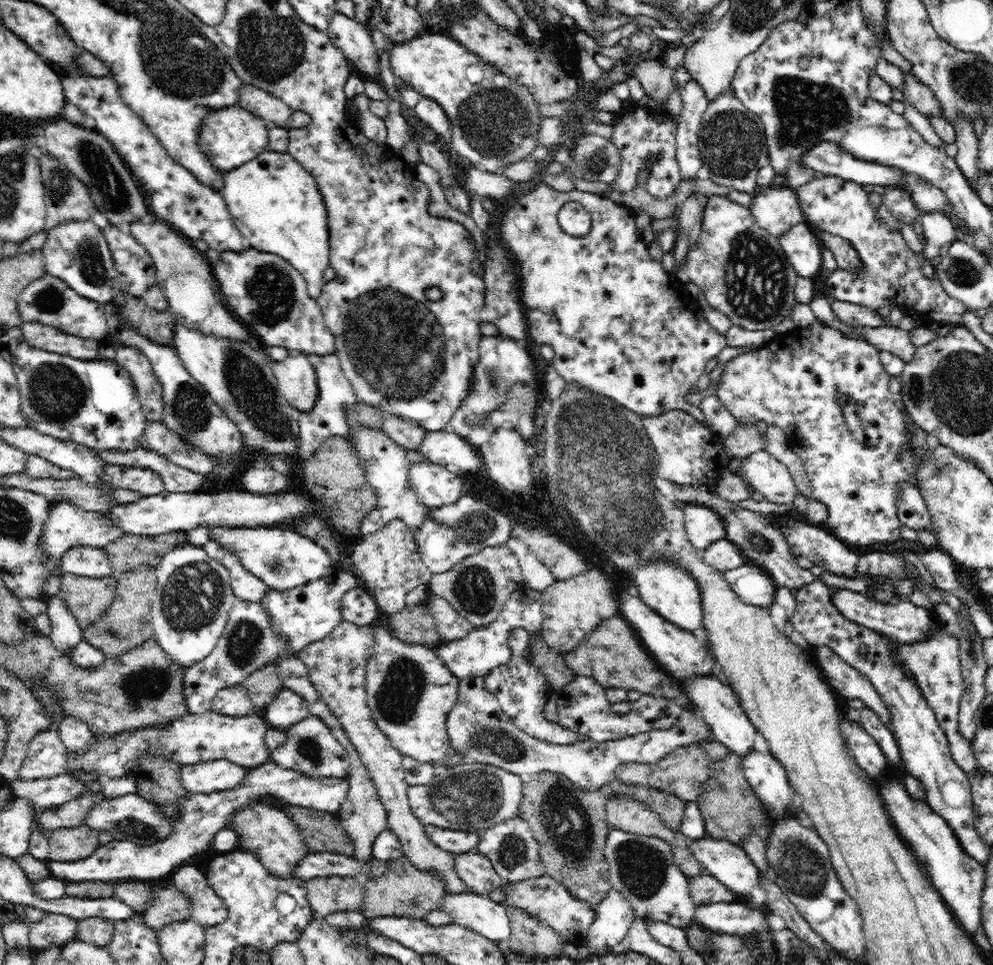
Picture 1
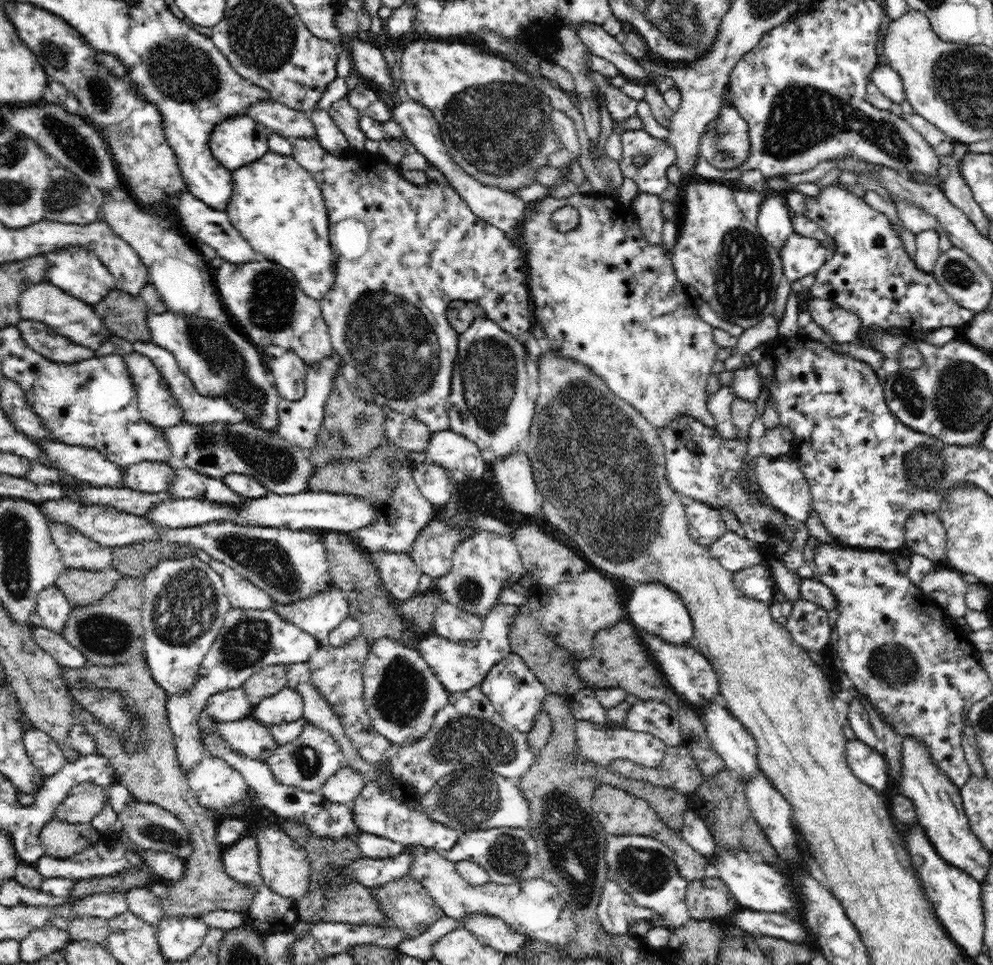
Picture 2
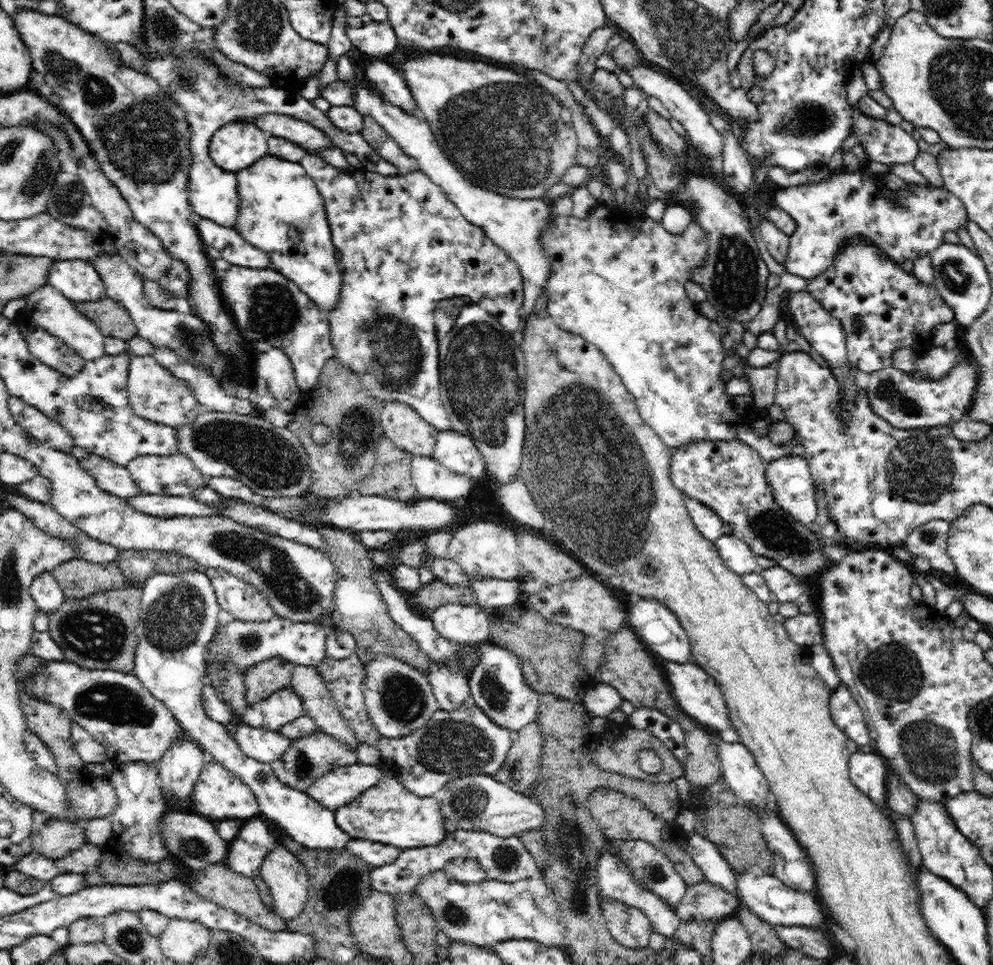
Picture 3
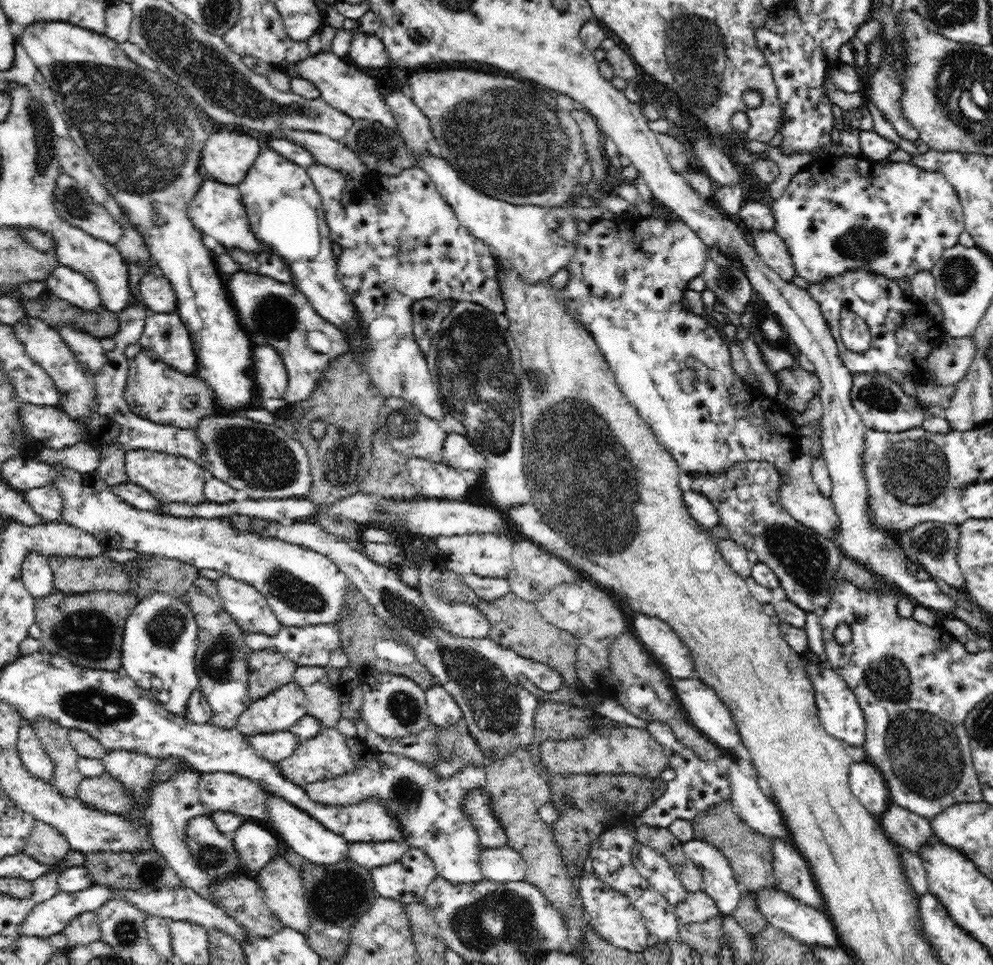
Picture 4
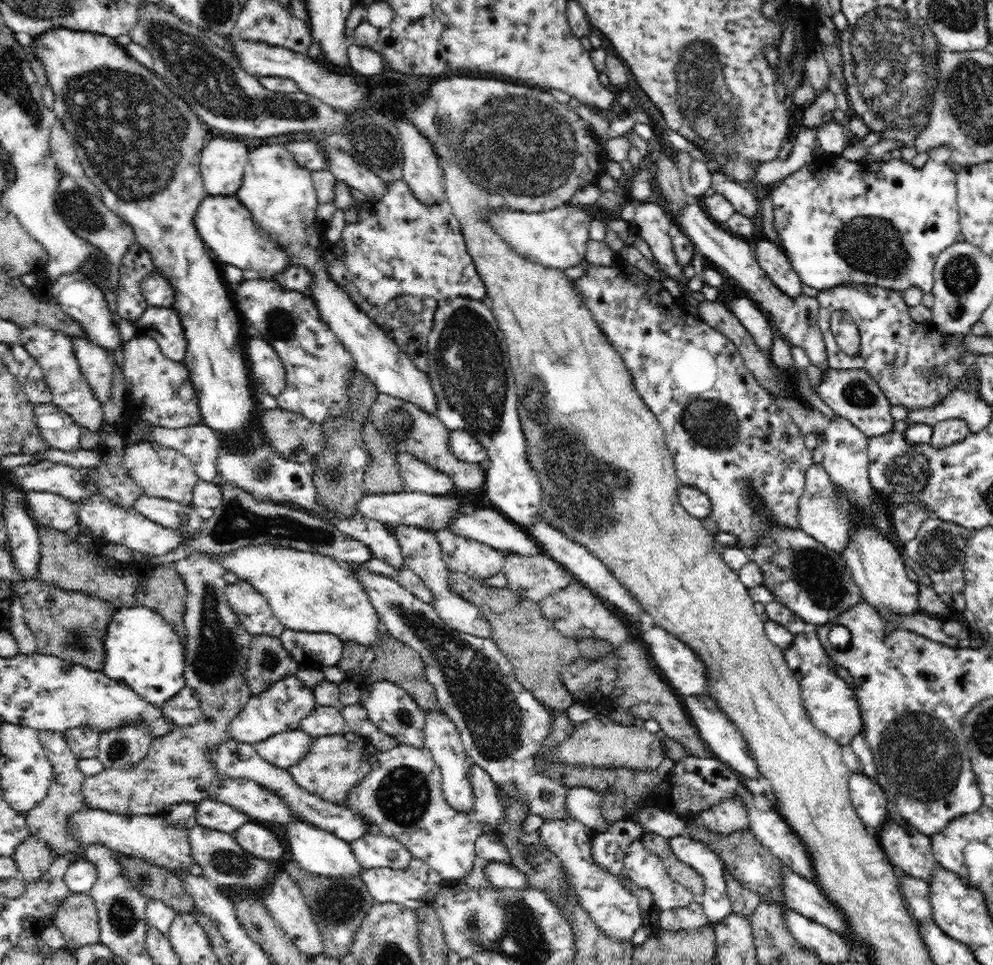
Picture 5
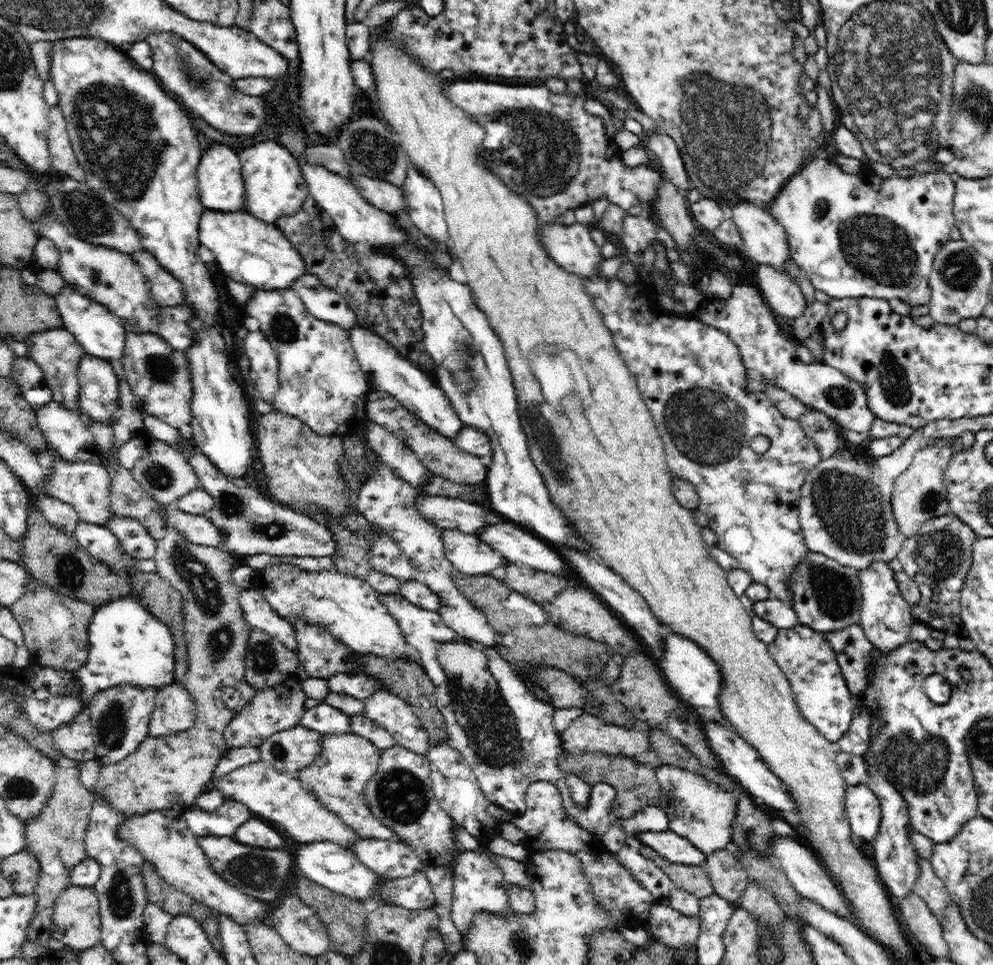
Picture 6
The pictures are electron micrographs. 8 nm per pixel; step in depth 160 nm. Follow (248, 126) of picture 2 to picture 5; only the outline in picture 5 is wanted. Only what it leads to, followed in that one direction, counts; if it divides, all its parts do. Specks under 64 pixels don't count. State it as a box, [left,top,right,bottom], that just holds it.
[199,138,250,196]

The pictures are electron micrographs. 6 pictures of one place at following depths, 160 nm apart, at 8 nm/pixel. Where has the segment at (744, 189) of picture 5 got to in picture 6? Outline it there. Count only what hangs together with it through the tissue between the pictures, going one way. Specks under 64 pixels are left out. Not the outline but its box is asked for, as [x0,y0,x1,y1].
[728,203,792,272]

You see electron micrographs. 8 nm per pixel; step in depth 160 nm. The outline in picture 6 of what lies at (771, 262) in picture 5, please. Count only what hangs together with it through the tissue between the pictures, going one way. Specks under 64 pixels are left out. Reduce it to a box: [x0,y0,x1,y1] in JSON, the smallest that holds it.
[758,264,806,316]

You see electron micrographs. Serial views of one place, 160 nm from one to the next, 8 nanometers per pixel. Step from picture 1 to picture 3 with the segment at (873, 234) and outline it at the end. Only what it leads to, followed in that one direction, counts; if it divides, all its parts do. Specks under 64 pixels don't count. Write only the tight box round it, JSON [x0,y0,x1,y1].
[805,233,955,376]

